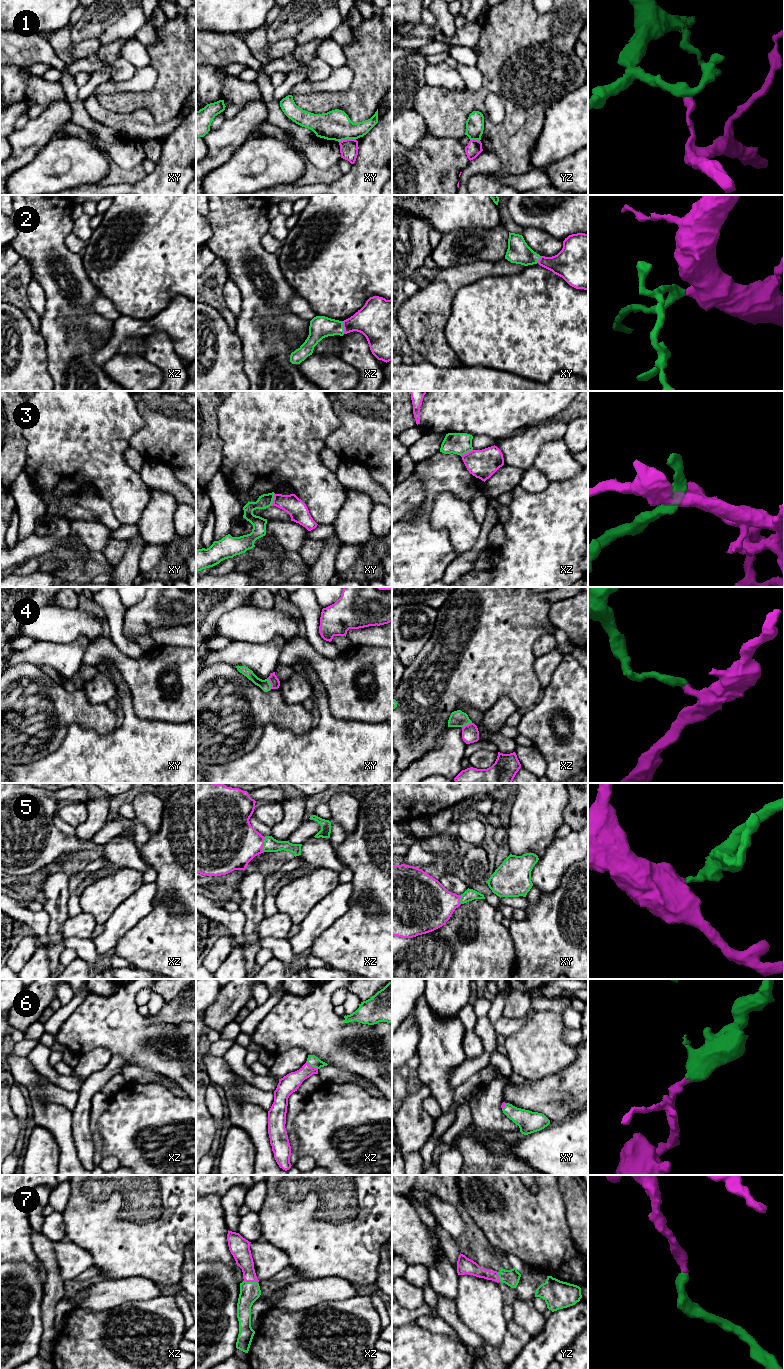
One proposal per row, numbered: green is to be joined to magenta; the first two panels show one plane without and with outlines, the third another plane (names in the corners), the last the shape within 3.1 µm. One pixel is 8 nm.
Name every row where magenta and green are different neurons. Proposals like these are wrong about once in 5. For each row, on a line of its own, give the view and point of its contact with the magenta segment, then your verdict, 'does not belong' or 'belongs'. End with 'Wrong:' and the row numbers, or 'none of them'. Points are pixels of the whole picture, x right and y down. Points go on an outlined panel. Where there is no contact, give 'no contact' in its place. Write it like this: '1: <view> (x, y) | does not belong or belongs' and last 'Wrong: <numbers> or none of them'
1: xy (347, 139) | does not belong
2: xz (343, 327) | belongs
3: xy (273, 499) | does not belong
4: xy (270, 683) | belongs
5: xz (263, 844) | belongs
6: xz (312, 1067) | belongs
7: xz (251, 1281) | belongs
Wrong: 1, 3

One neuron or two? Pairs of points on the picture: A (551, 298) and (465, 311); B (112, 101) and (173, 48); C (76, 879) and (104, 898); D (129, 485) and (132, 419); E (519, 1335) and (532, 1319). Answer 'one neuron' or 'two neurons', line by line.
A: one neuron
B: one neuron
C: two neurons
D: one neuron
E: two neurons

